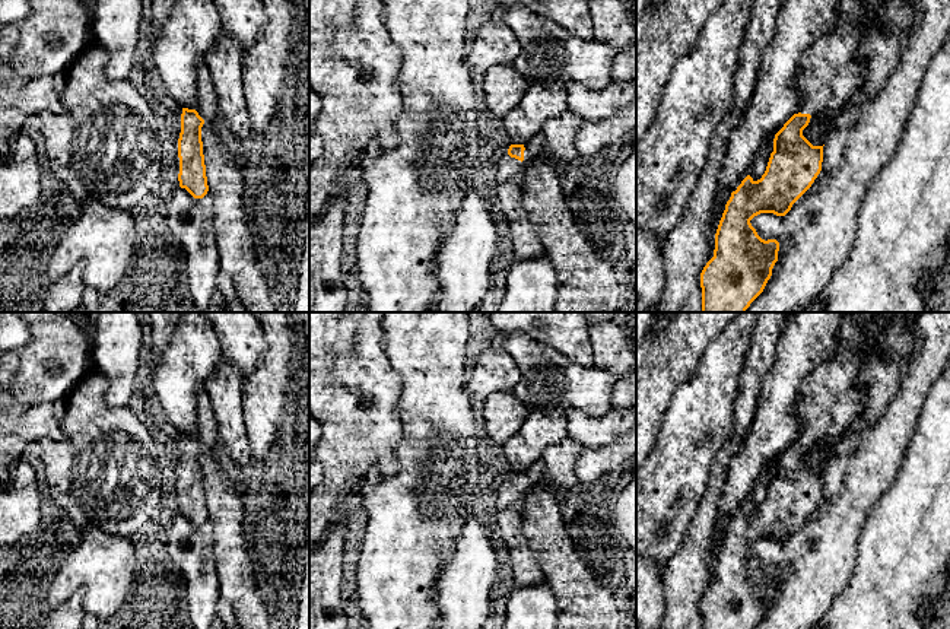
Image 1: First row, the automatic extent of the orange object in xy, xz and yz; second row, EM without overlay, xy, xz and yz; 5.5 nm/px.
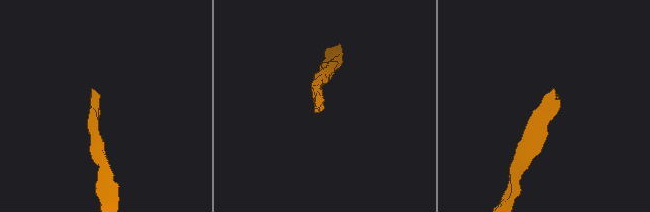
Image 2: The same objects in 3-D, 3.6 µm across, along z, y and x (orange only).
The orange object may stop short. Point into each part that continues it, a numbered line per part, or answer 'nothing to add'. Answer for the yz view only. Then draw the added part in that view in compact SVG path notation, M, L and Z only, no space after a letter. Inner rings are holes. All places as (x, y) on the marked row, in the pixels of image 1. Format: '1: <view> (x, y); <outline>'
1: yz (829, 72); M841 0L838 15L836 28L816 39L801 55L795 114L841 109L862 83L865 63L857 60L857 51L870 18L868 0Z

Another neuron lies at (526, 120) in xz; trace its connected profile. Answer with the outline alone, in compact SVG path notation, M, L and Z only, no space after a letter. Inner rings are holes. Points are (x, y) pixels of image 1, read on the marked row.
M528 85L524 98L502 118L512 144L525 144L543 124L568 111L568 92L560 86Z

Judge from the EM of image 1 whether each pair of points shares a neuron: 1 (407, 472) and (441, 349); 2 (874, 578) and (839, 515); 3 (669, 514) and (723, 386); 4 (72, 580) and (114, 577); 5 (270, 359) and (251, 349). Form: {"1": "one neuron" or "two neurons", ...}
{"1": "one neuron", "2": "two neurons", "3": "one neuron", "4": "one neuron", "5": "two neurons"}

